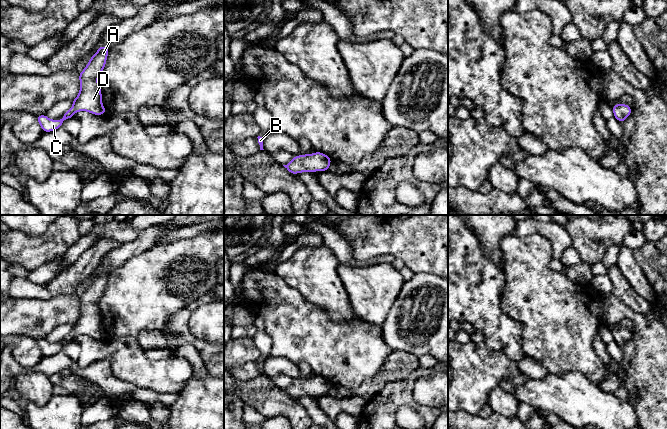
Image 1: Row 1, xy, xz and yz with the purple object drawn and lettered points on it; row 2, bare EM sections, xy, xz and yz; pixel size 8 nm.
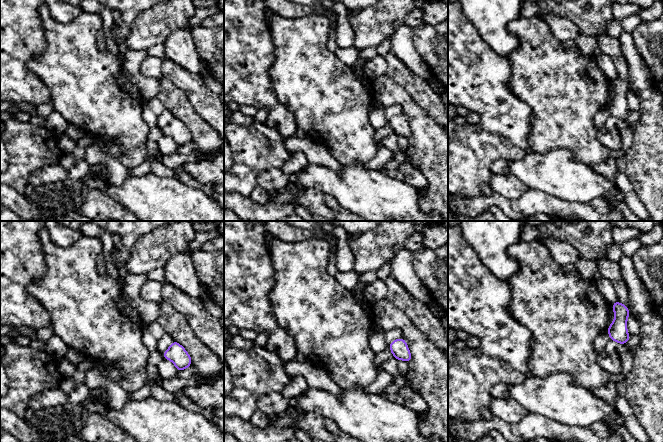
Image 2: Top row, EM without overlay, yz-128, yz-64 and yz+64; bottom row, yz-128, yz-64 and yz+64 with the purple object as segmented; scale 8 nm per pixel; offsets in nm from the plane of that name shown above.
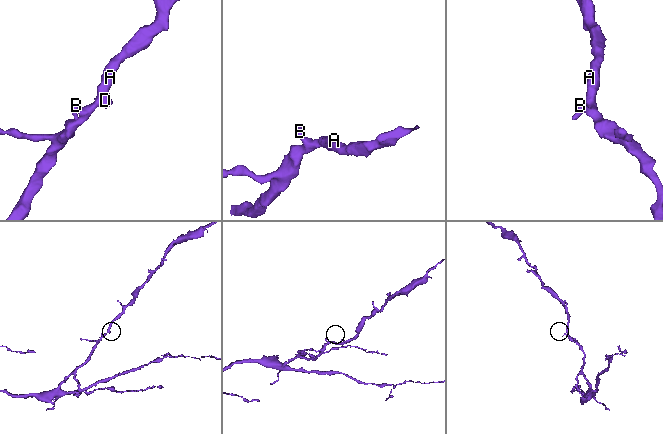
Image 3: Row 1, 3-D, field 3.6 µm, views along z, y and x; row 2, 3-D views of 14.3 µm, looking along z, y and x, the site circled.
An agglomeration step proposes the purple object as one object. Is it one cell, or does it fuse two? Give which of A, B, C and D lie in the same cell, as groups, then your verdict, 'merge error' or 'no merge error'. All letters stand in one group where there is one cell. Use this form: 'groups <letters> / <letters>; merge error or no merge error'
groups A B C D; no merge error

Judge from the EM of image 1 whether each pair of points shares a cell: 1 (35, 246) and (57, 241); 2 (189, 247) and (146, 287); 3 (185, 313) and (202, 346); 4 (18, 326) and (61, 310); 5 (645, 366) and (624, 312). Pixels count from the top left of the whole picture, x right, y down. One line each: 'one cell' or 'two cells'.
1: one cell
2: one cell
3: one cell
4: one cell
5: one cell

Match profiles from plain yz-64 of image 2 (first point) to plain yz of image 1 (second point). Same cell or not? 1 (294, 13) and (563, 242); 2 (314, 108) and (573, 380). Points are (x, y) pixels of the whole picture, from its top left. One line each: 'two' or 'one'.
1: one
2: two

